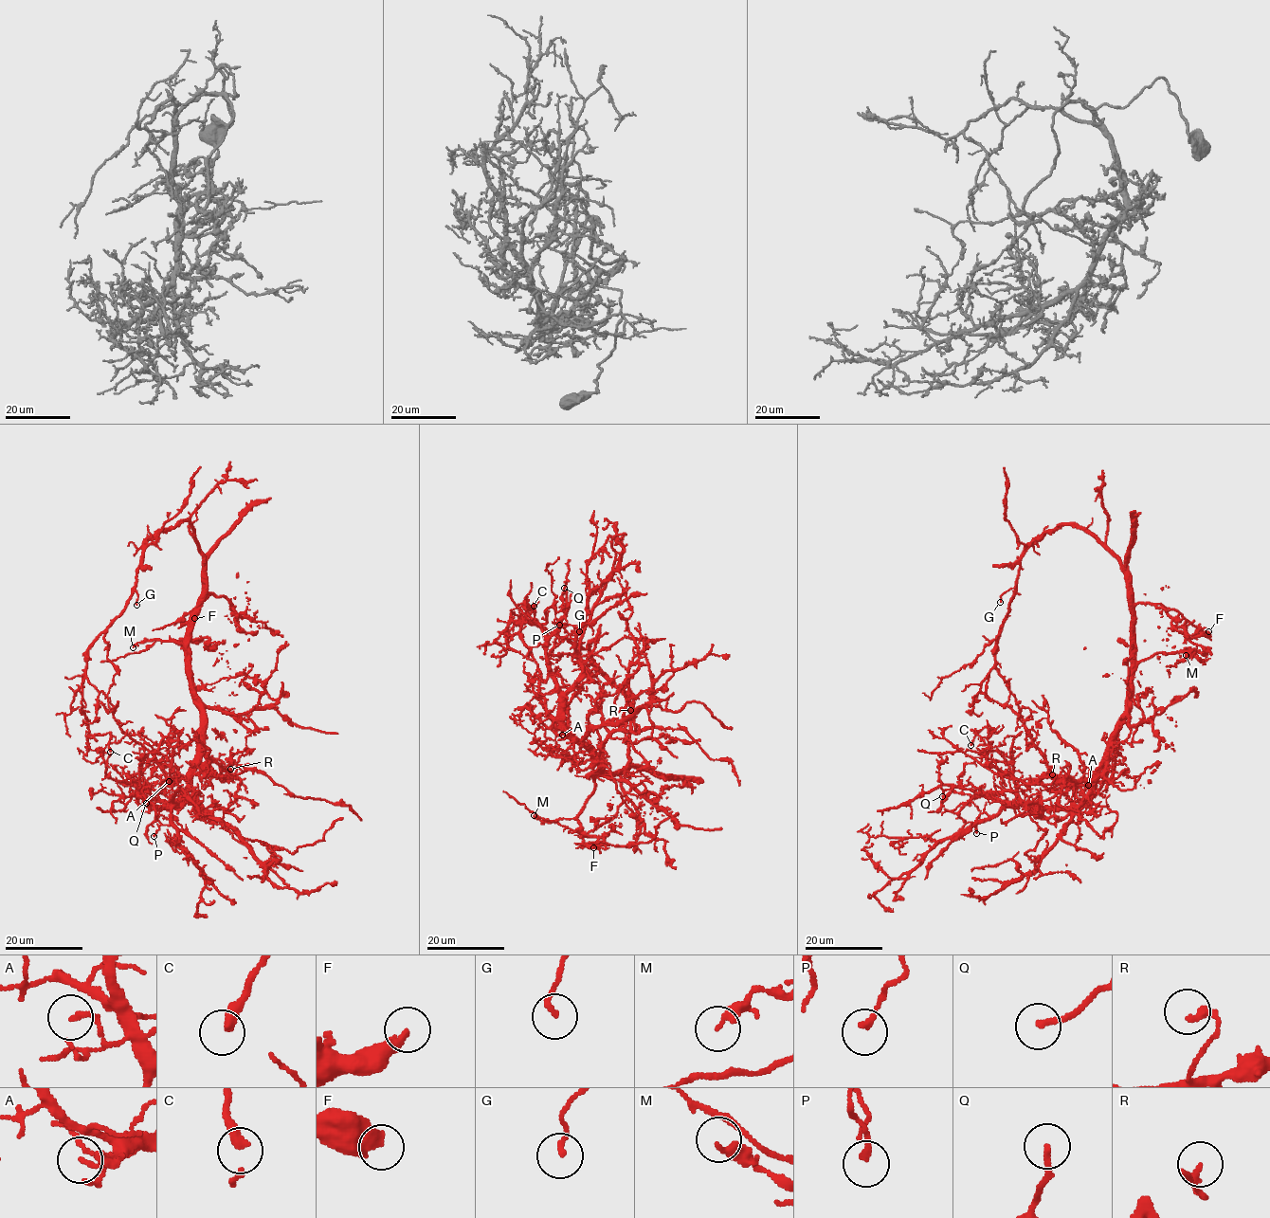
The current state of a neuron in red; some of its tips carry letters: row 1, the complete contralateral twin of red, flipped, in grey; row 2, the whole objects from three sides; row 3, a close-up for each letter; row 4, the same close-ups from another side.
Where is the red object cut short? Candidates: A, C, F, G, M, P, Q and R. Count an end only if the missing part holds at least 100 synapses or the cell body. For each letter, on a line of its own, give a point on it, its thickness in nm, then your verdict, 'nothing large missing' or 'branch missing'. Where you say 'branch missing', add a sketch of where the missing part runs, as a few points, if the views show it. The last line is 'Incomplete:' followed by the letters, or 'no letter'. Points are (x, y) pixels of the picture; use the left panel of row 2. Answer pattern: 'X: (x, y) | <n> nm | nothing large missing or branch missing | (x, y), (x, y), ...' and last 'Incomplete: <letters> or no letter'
A: (169, 781) | 160 nm | nothing large missing
C: (110, 752) | 340 nm | nothing large missing
F: (194, 618) | 440 nm | nothing large missing
G: (136, 605) | 160 nm | nothing large missing
M: (133, 647) | 190 nm | nothing large missing
P: (154, 836) | 190 nm | nothing large missing
Q: (146, 803) | 180 nm | nothing large missing
R: (230, 769) | 200 nm | nothing large missing
Incomplete: no letter

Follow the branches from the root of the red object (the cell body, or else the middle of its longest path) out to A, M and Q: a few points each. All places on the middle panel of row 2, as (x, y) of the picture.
A: (603, 772), (593, 773), (600, 768), (591, 753), (562, 735)
M: (603, 772), (595, 773), (592, 792), (574, 818), (543, 821), (534, 815)
Q: (603, 772), (593, 773), (600, 768), (590, 750), (564, 725), (546, 657), (564, 615), (564, 588)

